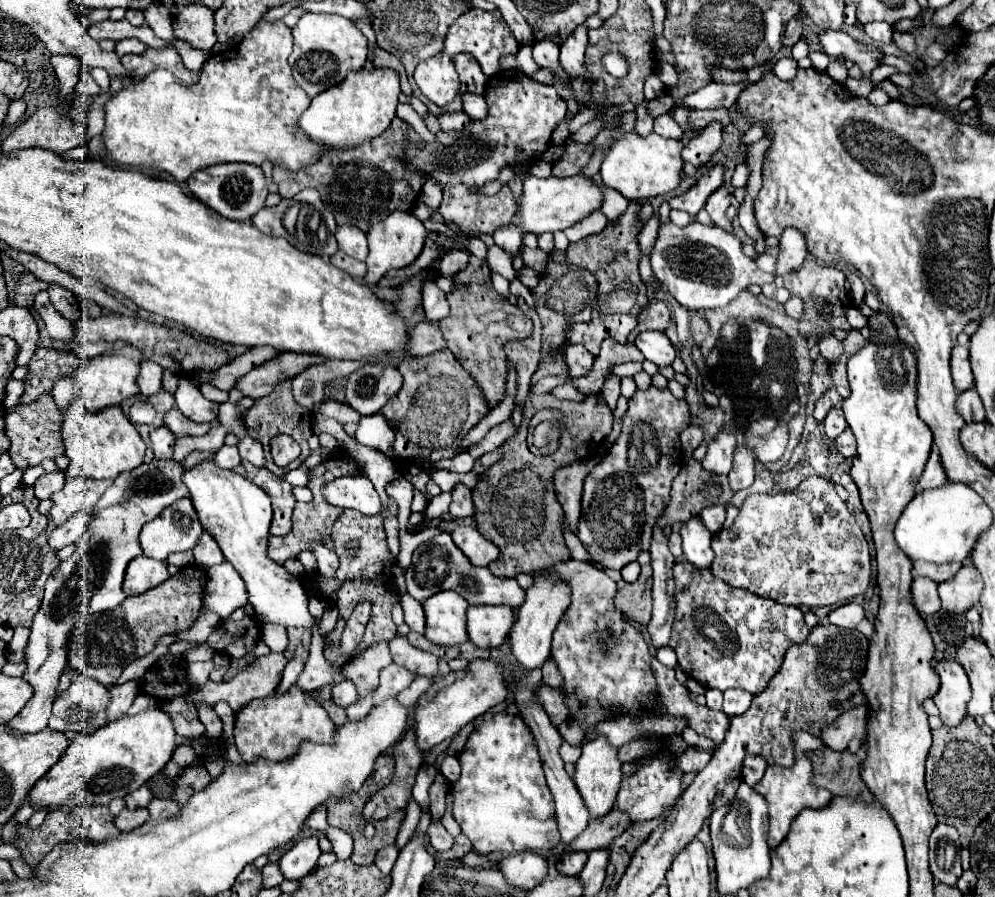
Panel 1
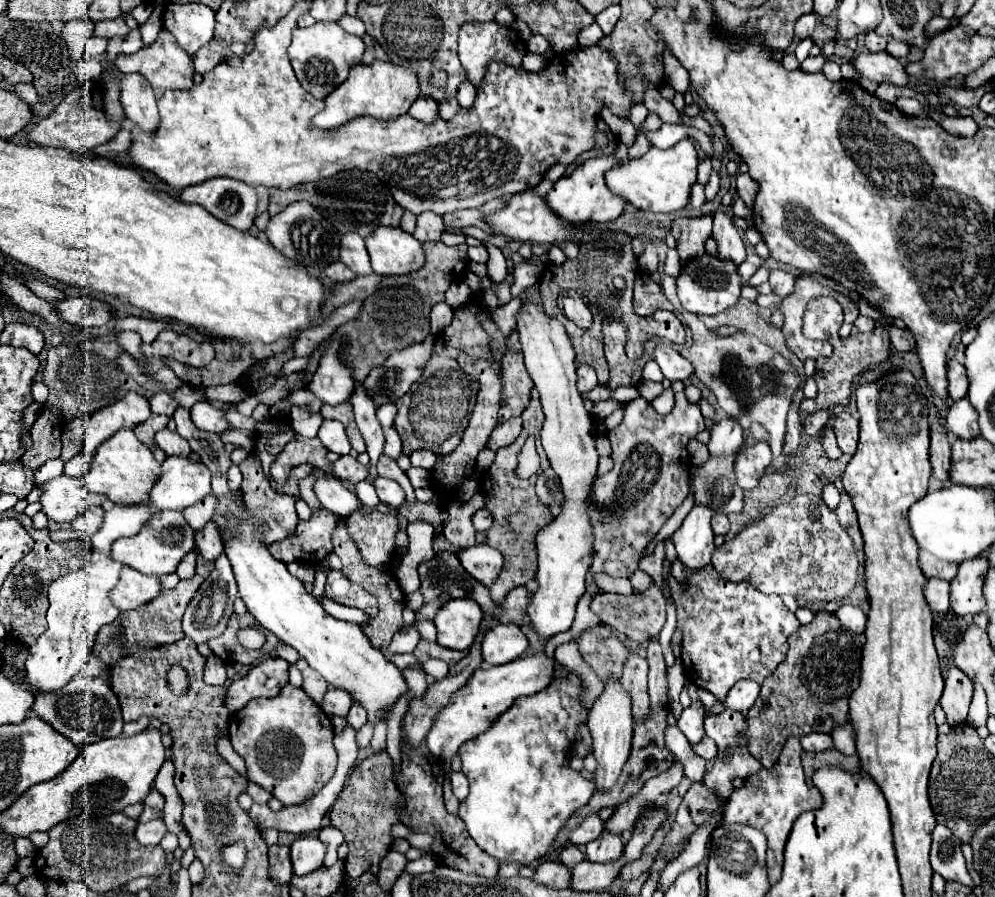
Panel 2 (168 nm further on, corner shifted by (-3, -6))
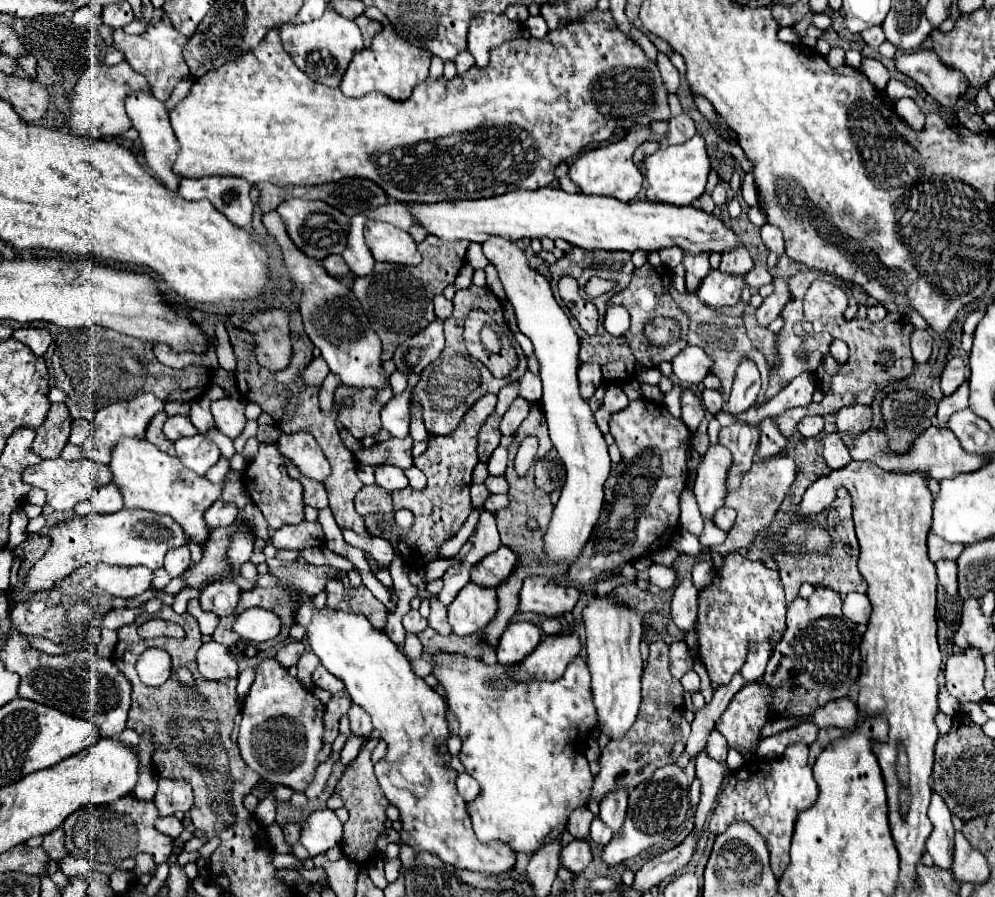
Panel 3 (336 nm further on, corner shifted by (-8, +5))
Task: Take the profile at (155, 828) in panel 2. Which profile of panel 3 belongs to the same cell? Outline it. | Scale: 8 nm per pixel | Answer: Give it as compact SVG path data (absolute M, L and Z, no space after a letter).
M161 817L161 819L157 819L155 827L157 827L163 835L169 835L169 837L173 837L173 839L177 839L177 837L181 835L181 831L183 831L183 823L181 823L177 817Z

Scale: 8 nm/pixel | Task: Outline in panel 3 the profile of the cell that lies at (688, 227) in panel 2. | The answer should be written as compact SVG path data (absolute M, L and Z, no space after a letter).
M685 255L683 265L687 269L687 291L695 293L697 287L701 285L701 279L709 275L709 255Z

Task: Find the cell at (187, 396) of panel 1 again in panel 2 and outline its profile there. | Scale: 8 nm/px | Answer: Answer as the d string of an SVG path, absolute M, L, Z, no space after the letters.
M206 400L194 404L192 410L190 410L190 414L192 414L194 426L200 428L200 430L216 432L216 434L228 430L228 420L226 420L226 416L224 416L224 410L212 408Z

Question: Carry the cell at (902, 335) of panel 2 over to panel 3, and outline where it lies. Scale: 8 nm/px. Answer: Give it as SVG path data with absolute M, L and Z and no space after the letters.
M915 329L911 335L911 351L913 359L917 363L925 363L931 357L931 345L933 345L933 335L923 329Z

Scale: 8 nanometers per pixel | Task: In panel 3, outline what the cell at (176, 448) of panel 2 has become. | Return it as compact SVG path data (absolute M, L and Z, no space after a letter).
M175 415L175 417L167 417L163 433L167 435L167 439L177 441L179 437L191 437L191 435L197 435L199 431L193 427L193 423L191 423L189 417Z

